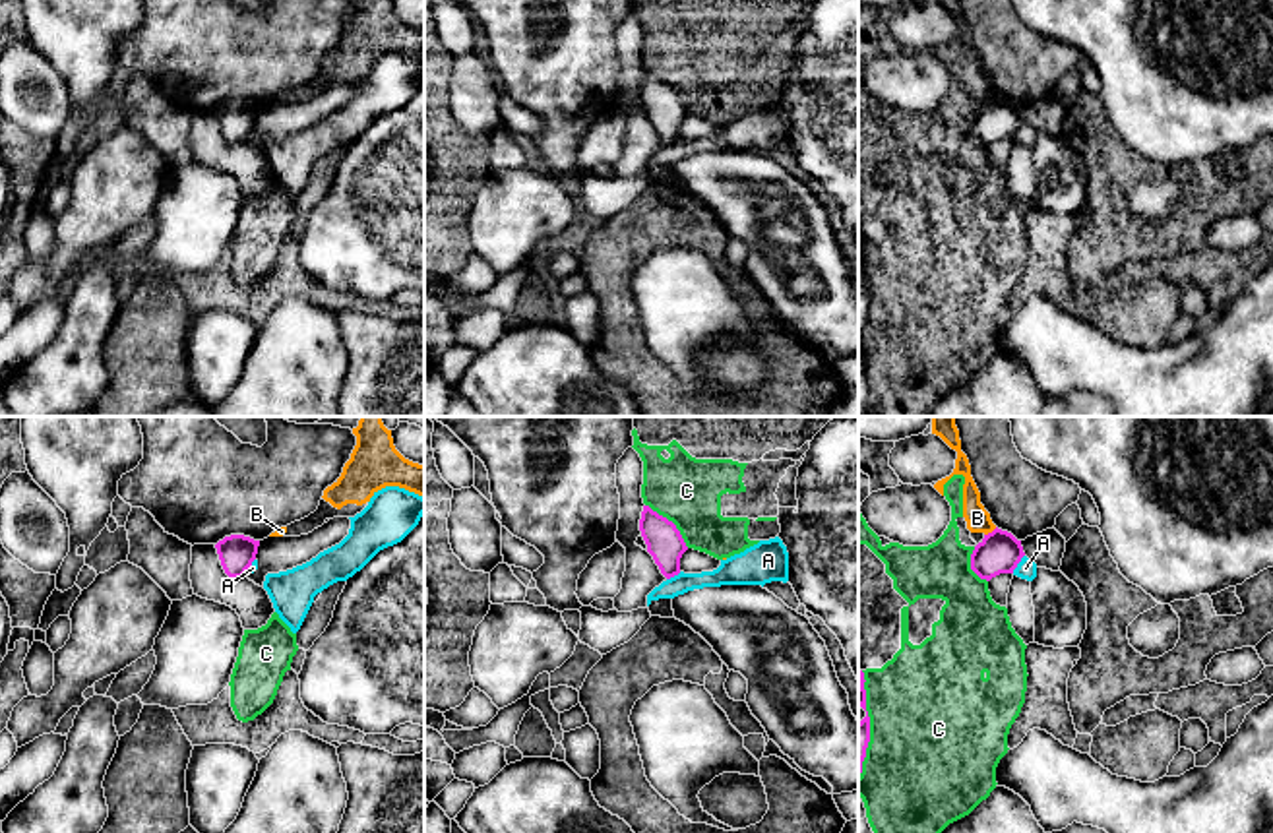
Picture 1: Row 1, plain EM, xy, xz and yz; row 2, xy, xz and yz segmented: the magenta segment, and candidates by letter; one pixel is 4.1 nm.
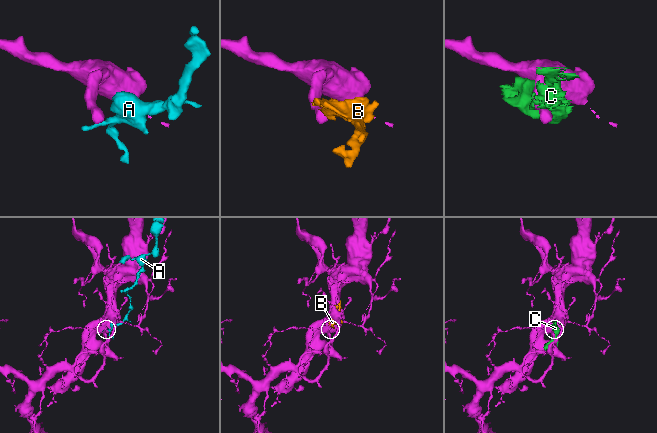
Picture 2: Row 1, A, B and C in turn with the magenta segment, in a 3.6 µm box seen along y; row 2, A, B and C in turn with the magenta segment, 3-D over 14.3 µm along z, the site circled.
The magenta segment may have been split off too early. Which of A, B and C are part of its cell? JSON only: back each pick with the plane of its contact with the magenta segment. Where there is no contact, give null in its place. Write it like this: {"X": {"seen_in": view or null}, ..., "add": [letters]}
{"add": []}

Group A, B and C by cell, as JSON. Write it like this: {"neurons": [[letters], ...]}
{"neurons": [["A"], ["B", "C"]]}

